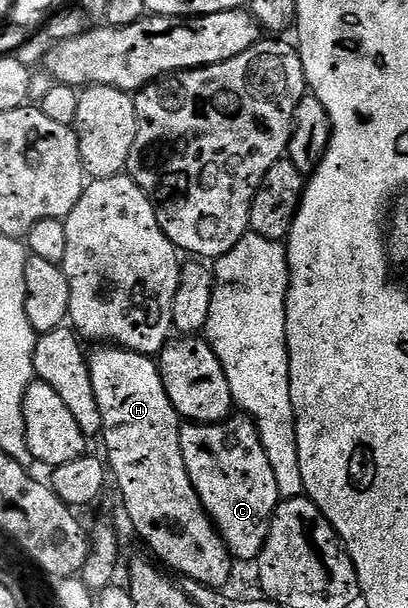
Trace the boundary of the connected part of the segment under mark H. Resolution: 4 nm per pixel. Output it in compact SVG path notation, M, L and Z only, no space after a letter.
M99 347L89 357L90 385L91 393L95 396L95 405L99 408L99 417L103 420L103 445L107 448L105 457L109 462L114 484L115 481L119 484L123 509L127 512L132 527L143 536L144 543L156 553L154 556L164 566L169 565L176 569L183 577L197 579L199 585L222 590L223 584L231 577L231 550L215 528L215 522L207 516L207 511L189 479L179 442L181 418L173 403L169 403L169 395L165 391L165 383L161 383L156 358L145 353L135 353L132 349Z

